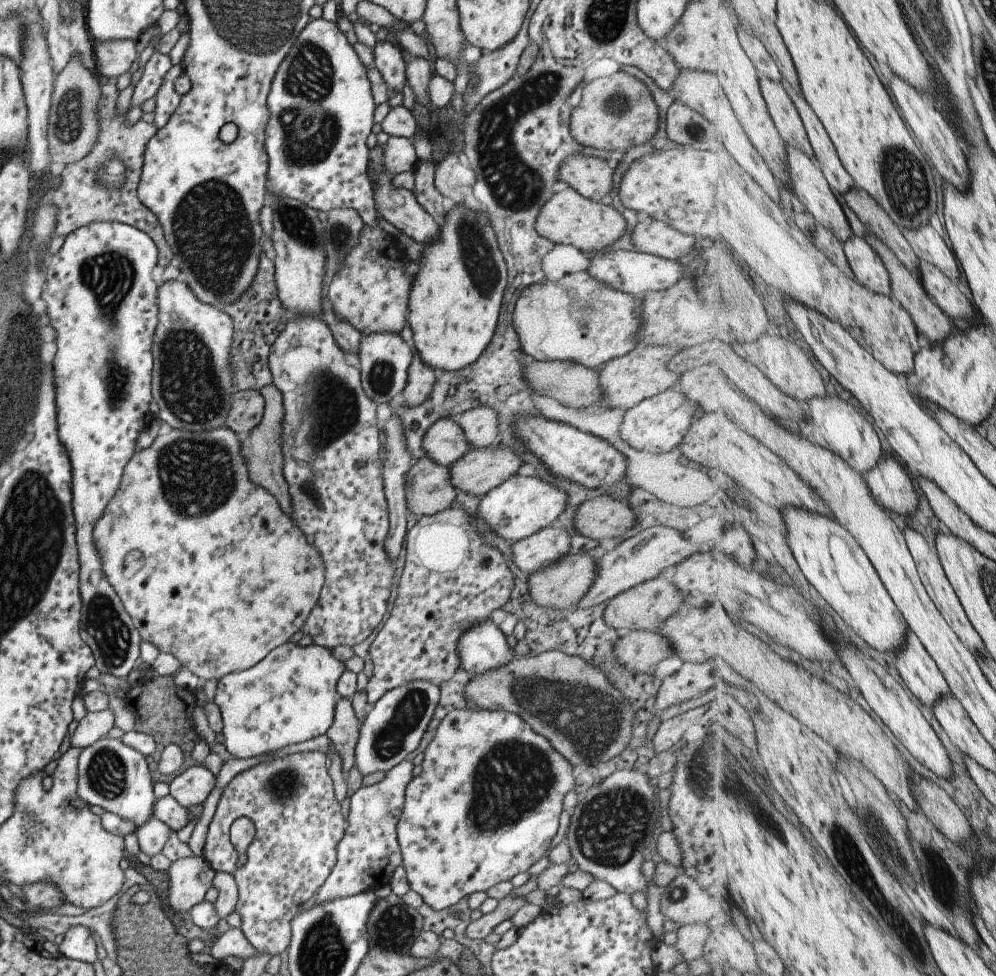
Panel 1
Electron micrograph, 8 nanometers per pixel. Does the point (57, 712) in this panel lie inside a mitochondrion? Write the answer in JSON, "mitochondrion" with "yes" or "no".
{"mitochondrion":"no"}

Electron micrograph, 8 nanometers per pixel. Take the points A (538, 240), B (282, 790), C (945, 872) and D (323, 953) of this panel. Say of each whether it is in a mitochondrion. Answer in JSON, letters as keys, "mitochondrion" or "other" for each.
{"A":"other","B":"mitochondrion","C":"mitochondrion","D":"mitochondrion"}

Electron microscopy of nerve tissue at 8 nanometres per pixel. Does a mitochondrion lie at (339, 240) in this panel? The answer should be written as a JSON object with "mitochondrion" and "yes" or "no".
{"mitochondrion":"yes"}

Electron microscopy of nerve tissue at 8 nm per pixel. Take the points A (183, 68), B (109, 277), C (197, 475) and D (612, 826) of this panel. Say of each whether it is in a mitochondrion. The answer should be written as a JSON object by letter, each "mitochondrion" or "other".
{"A":"other","B":"mitochondrion","C":"mitochondrion","D":"mitochondrion"}

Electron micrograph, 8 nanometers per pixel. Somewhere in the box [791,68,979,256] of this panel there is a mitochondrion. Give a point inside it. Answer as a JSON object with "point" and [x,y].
{"point":[907,188]}

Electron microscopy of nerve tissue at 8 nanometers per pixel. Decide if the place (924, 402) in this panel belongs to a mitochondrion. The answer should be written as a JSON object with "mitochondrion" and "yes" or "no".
{"mitochondrion":"no"}

